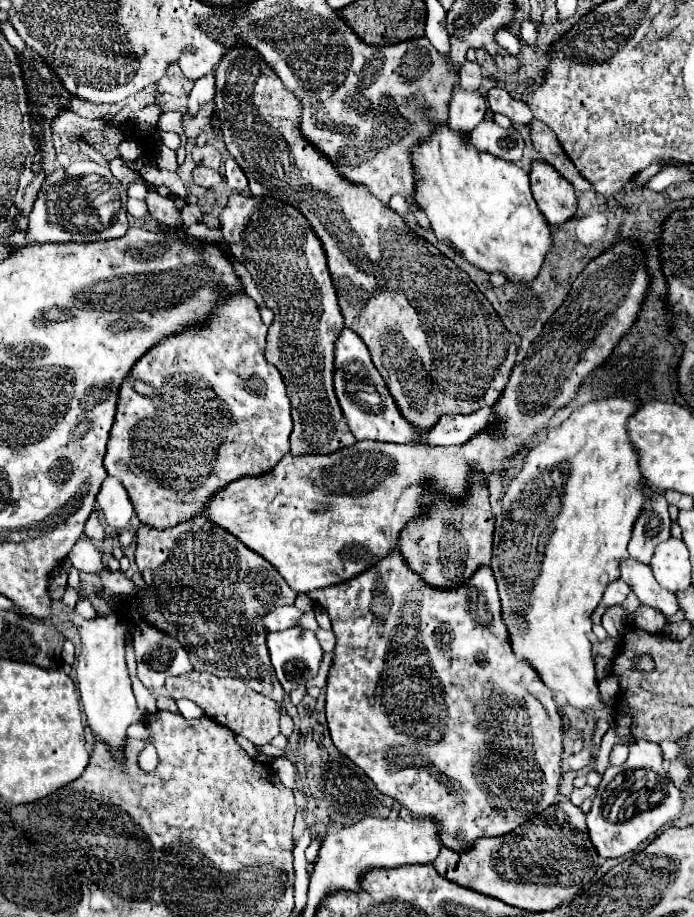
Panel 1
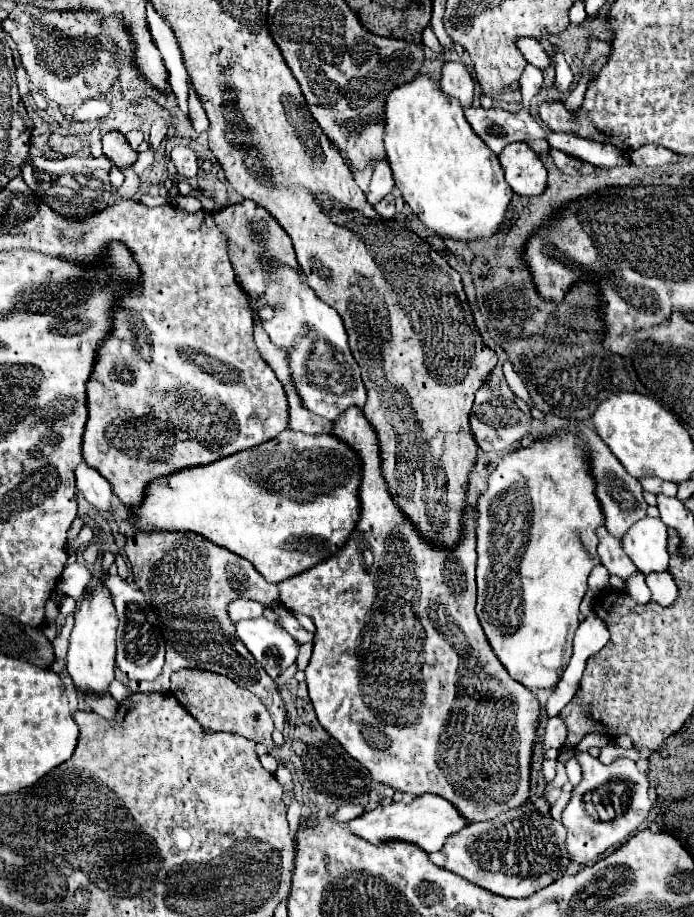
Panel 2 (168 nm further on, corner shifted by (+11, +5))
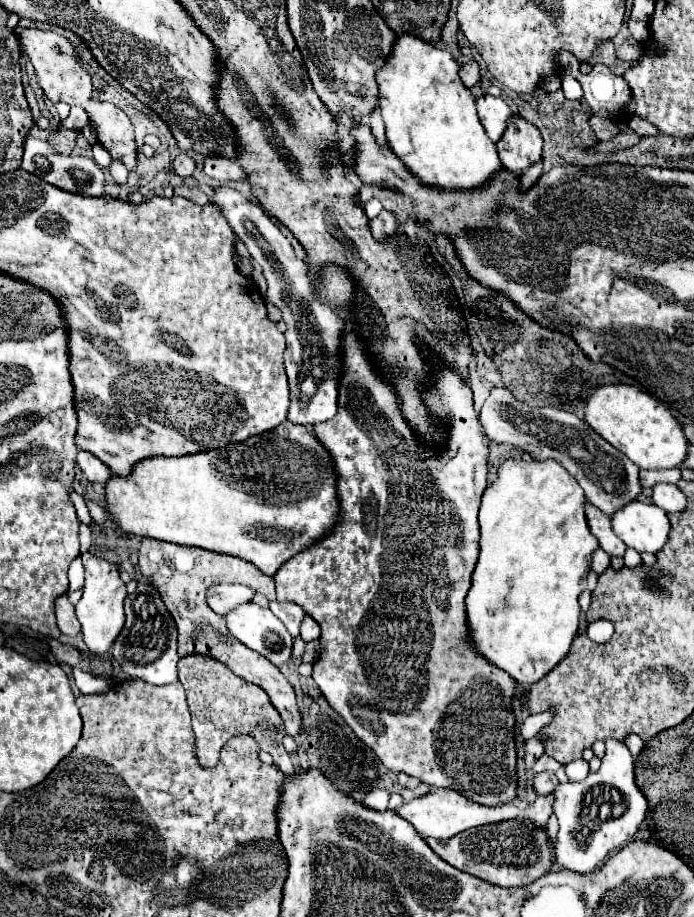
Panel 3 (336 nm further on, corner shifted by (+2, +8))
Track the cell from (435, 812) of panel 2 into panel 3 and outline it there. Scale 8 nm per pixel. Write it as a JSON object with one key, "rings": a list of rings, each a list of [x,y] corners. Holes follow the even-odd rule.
{"rings":[[[434,789],[432,793],[424,795],[420,799],[404,803],[398,809],[398,815],[402,815],[406,821],[410,821],[422,837],[434,837],[438,841],[446,841],[446,839],[454,837],[456,833],[460,833],[460,831],[466,831],[466,829],[472,829],[472,827],[480,827],[480,825],[490,825],[490,823],[502,823],[502,821],[508,821],[508,819],[510,821],[512,819],[532,821],[534,827],[546,829],[548,817],[552,815],[552,803],[554,803],[554,797],[546,795],[546,797],[538,797],[526,809],[518,809],[518,807],[514,807],[514,803],[502,803],[502,805],[488,807],[488,805],[480,805],[480,803],[474,803],[474,801],[462,797],[454,789]]]}

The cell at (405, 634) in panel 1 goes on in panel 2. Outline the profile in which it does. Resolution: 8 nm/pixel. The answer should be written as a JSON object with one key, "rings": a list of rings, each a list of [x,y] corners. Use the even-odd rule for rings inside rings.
{"rings":[[[349,408],[343,412],[343,416],[333,424],[333,434],[345,440],[349,446],[353,446],[361,460],[363,460],[363,480],[359,488],[361,498],[361,520],[347,540],[347,544],[327,562],[321,562],[321,566],[313,566],[311,570],[305,570],[303,574],[297,574],[285,582],[279,584],[281,592],[281,604],[287,606],[295,614],[307,614],[313,618],[317,632],[313,640],[313,656],[305,670],[307,674],[307,686],[309,686],[309,698],[313,702],[313,708],[317,712],[319,724],[327,730],[329,736],[333,736],[361,766],[369,770],[375,782],[391,786],[397,792],[407,792],[411,796],[421,794],[437,794],[441,798],[447,798],[469,818],[469,822],[481,822],[491,820],[497,814],[505,810],[513,810],[525,802],[529,802],[531,794],[531,758],[535,748],[535,736],[539,728],[541,718],[541,704],[535,698],[535,694],[521,686],[521,682],[513,680],[505,666],[501,666],[499,658],[493,654],[493,648],[489,646],[489,640],[485,638],[485,632],[481,630],[479,618],[475,614],[475,602],[477,602],[477,584],[475,584],[475,564],[477,564],[477,552],[475,552],[475,522],[473,522],[473,510],[467,510],[465,524],[463,524],[463,540],[457,546],[457,550],[437,550],[429,542],[425,542],[415,528],[401,516],[399,508],[395,506],[391,494],[387,492],[387,484],[379,470],[379,450],[377,450],[377,434],[367,422],[365,414],[359,408]]]}

